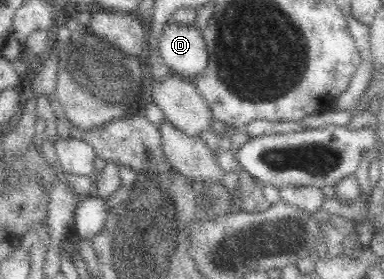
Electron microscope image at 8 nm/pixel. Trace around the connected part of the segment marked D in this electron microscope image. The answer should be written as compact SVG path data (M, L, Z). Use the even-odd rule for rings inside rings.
M167 21L157 44L163 62L192 80L205 67L207 48L196 25Z

